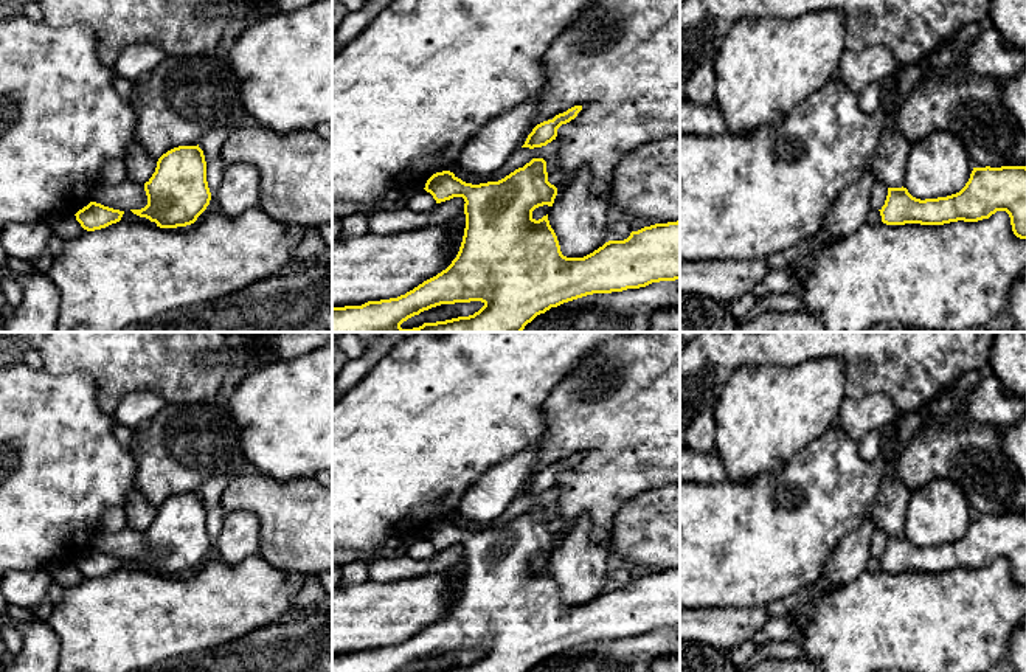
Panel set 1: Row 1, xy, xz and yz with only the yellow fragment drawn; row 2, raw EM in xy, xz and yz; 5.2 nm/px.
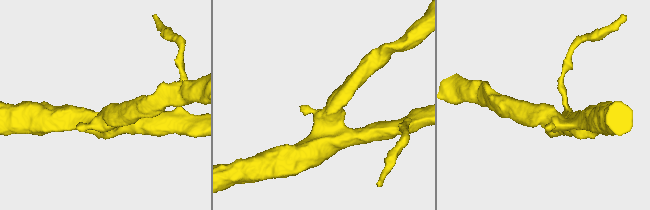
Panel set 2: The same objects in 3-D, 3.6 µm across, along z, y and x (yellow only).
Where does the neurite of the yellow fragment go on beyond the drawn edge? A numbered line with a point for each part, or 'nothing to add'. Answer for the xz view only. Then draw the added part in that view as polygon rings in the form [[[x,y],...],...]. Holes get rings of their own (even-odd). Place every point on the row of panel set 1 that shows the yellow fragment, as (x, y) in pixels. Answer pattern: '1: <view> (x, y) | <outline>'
nothing to add

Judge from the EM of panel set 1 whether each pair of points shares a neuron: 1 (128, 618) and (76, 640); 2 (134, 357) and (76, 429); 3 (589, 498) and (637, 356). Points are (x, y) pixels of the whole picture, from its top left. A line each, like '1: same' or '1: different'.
1: same
2: different
3: same

